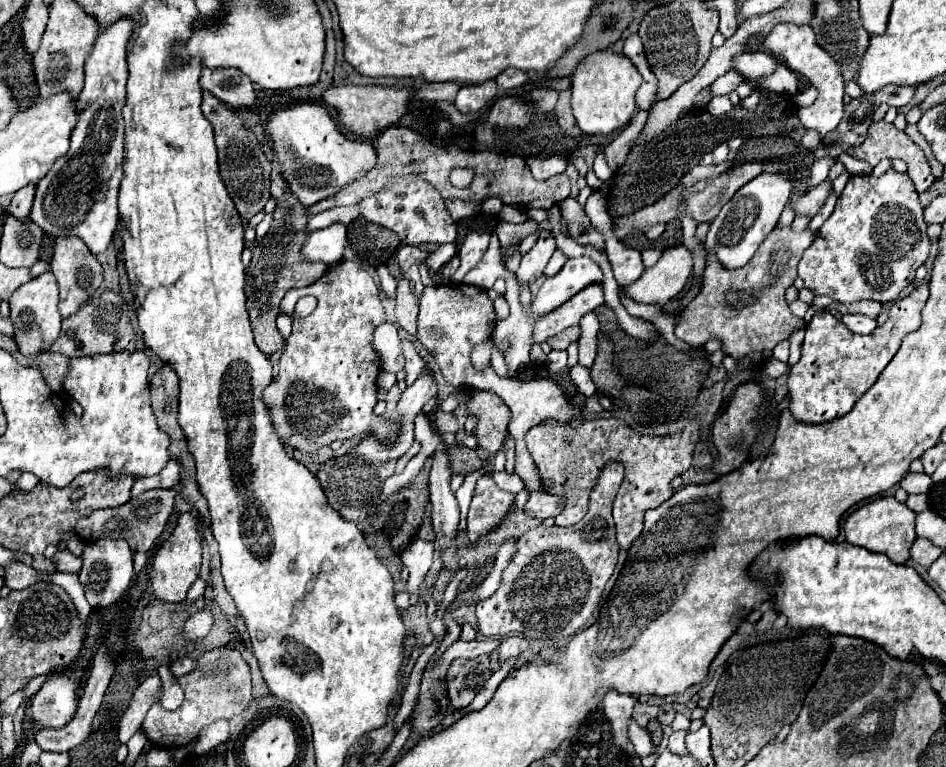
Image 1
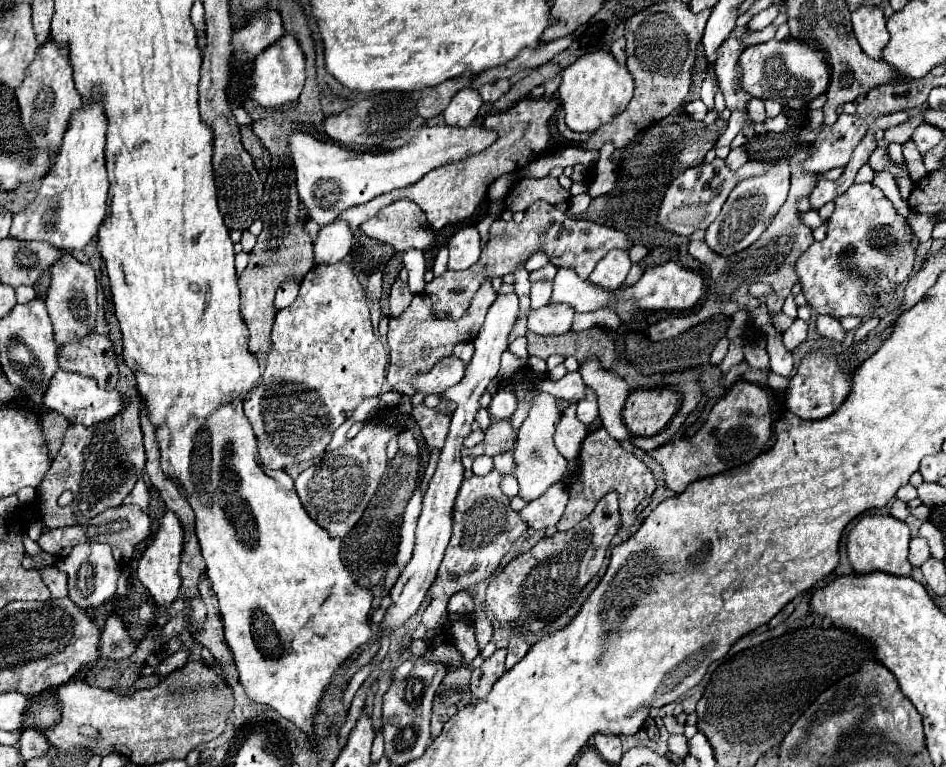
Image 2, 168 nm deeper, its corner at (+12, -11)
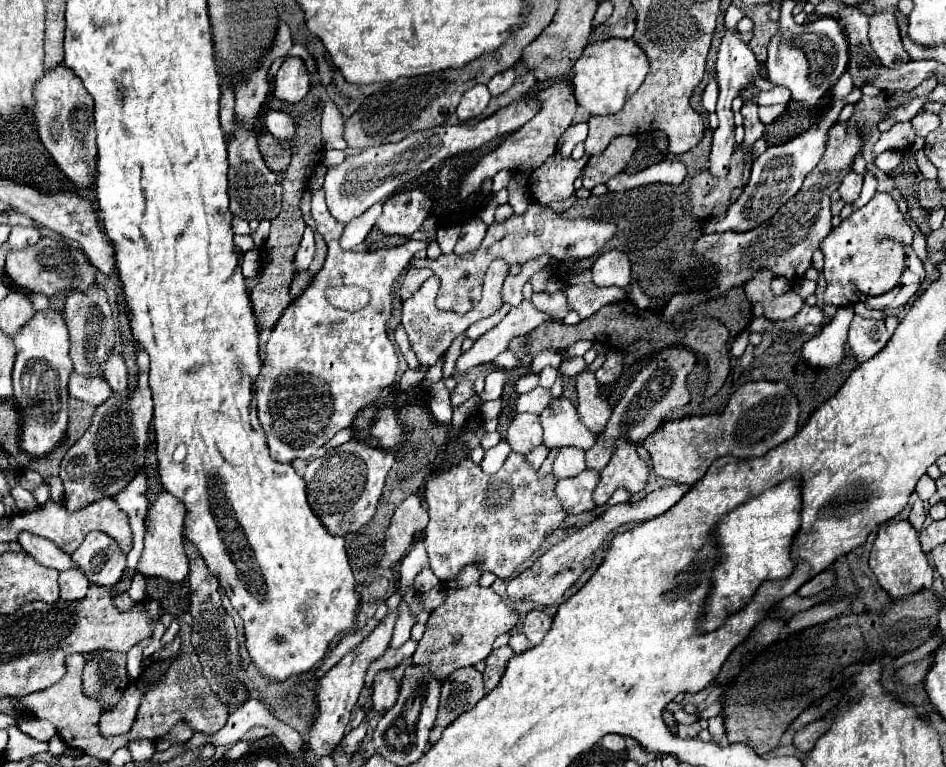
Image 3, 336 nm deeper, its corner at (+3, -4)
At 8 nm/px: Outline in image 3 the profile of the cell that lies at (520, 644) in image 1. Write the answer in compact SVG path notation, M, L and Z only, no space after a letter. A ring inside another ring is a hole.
M504 646L504 648L492 650L492 654L486 658L486 668L484 668L484 686L486 686L486 692L492 692L496 688L496 684L500 682L504 670L506 670L506 664L508 664L508 660L512 656L514 656L512 648Z

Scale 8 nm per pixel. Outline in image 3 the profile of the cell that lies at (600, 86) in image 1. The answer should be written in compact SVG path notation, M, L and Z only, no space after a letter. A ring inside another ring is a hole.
M608 38L600 42L590 42L582 56L574 64L572 86L576 100L588 114L612 114L618 112L630 94L644 82L648 74L648 58L644 50L630 38Z

